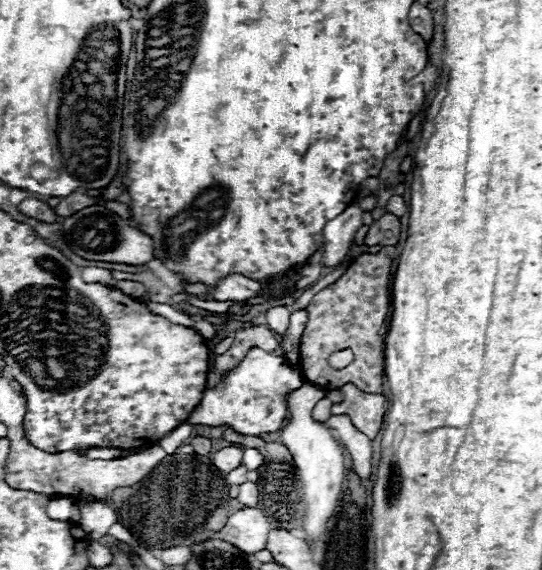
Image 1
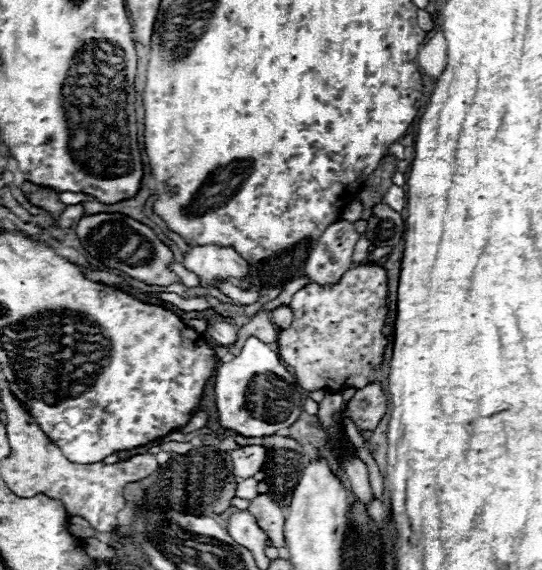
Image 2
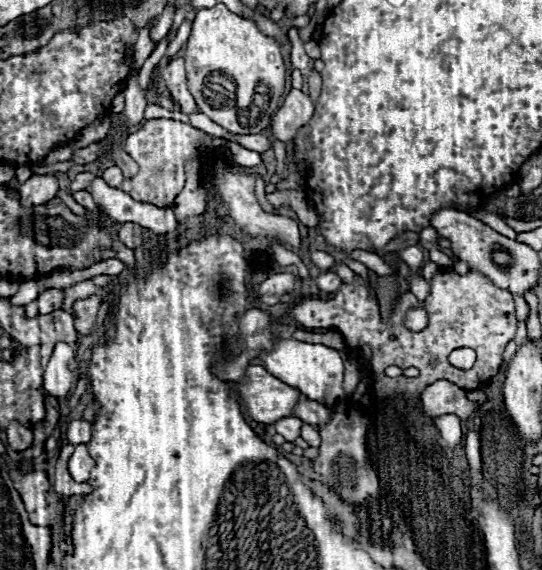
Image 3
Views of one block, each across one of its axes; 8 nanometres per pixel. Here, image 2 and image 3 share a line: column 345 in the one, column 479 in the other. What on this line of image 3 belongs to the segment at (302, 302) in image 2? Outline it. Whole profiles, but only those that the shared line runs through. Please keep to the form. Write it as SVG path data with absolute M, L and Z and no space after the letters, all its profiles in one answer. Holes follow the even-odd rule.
M438 270L430 282L430 296L426 302L418 302L414 294L402 294L392 308L390 320L380 318L380 308L374 298L368 296L368 288L362 278L354 280L354 284L342 284L340 292L330 300L302 300L292 308L292 316L302 322L304 326L316 328L330 328L344 336L346 348L360 352L362 346L370 346L372 360L366 364L372 370L372 394L374 402L384 400L386 396L404 396L416 404L420 400L420 392L436 382L436 380L450 380L462 390L476 390L482 388L500 368L502 352L506 344L514 338L516 332L516 314L514 314L514 300L512 294L500 288L494 288L484 276L478 272L468 272L466 276L458 276L452 270ZM422 306L430 318L424 330L412 332L404 326L406 308ZM390 334L396 334L396 340L390 340ZM456 348L472 348L478 354L476 364L470 370L458 370L448 362L448 354ZM398 366L398 368L418 368L418 378L386 378L384 368Z

